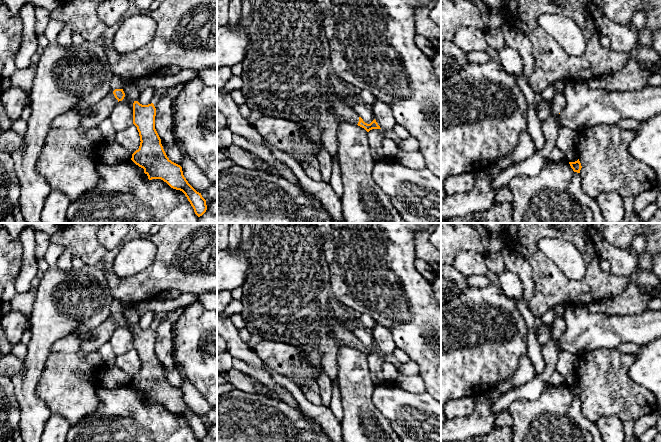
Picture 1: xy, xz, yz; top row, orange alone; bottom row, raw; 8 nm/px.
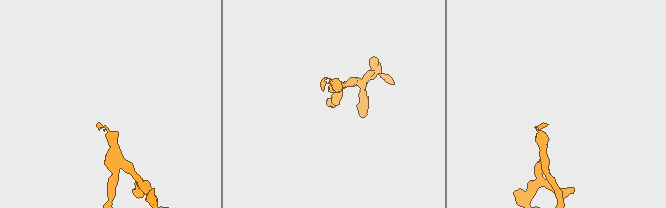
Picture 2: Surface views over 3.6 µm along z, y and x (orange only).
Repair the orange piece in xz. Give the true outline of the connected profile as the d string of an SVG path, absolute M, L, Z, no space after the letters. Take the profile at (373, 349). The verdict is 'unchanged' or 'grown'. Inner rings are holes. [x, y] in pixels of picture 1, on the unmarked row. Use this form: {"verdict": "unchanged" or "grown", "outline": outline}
{"verdict": "grown", "outline": "M252 223L252 227L253 237L245 246L248 269L241 299L241 314L250 334L258 334L264 340L284 342L300 349L317 348L321 353L323 372L331 379L337 375L337 356L341 344L357 348L367 356L381 353L375 343L370 348L365 347L352 331L346 330L334 317L330 306L331 275L323 251L323 238L315 223Z"}

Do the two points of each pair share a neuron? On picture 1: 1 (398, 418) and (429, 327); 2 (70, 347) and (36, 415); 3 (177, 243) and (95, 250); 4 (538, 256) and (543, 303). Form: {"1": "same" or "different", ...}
{"1": "different", "2": "different", "3": "same", "4": "same"}

